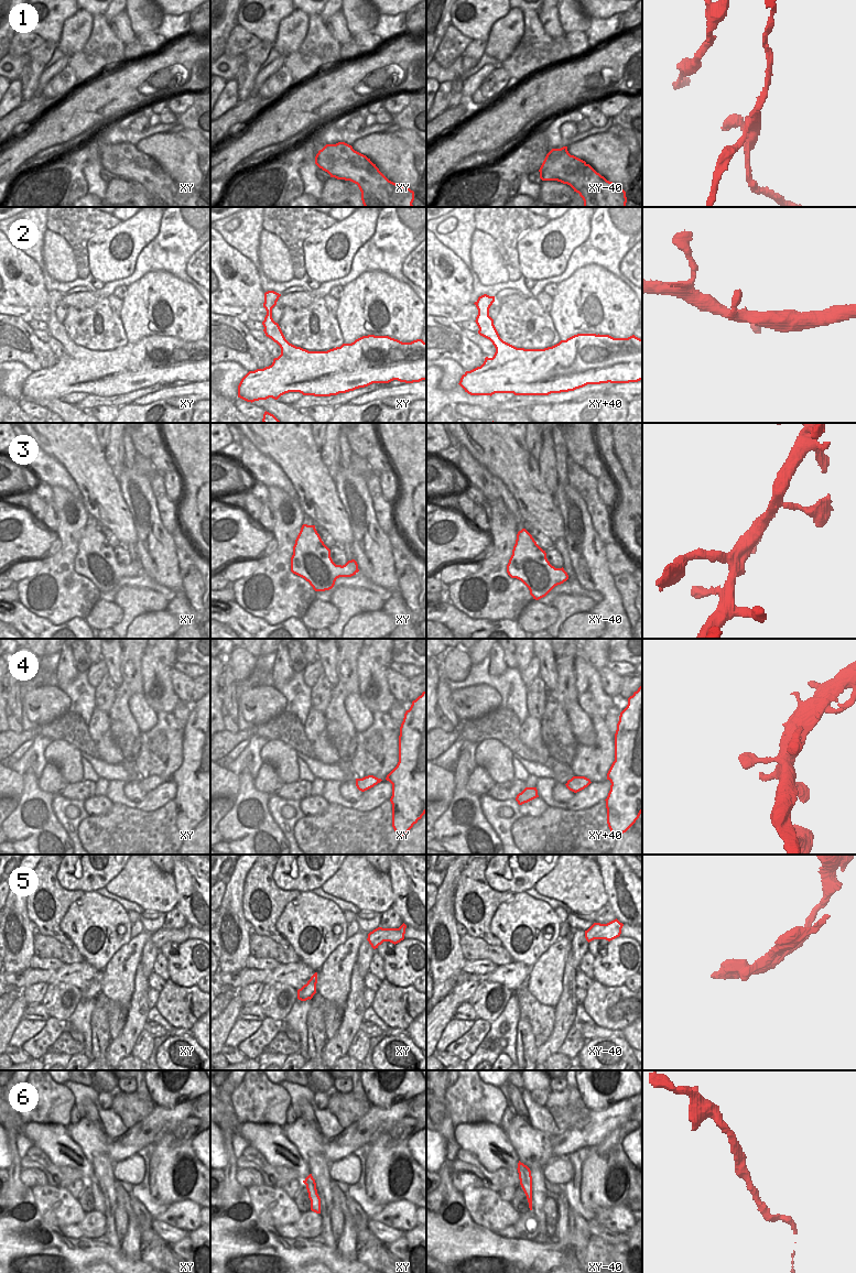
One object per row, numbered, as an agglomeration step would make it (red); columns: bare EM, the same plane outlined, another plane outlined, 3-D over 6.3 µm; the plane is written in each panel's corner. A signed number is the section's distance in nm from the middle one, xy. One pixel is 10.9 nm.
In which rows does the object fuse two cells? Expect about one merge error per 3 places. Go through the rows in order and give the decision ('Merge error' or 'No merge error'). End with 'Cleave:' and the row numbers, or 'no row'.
1: Merge error
2: No merge error
3: Merge error
4: No merge error
5: No merge error
6: No merge error
Cleave: 1, 3.

